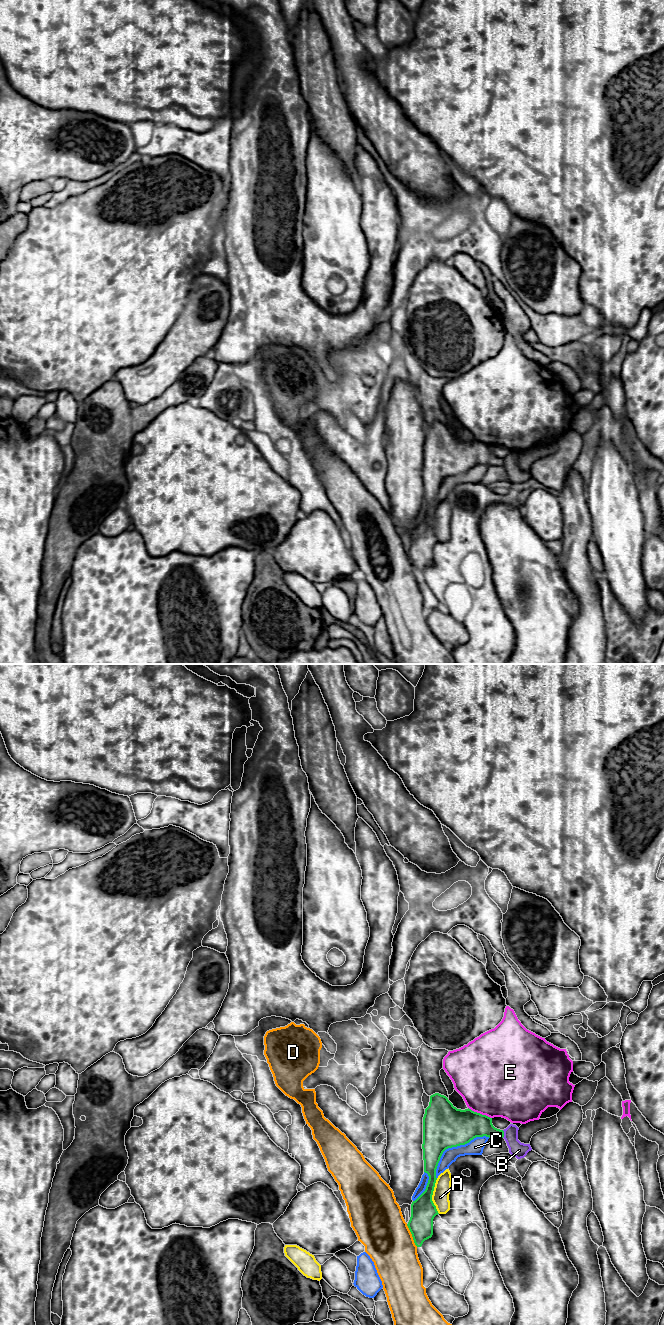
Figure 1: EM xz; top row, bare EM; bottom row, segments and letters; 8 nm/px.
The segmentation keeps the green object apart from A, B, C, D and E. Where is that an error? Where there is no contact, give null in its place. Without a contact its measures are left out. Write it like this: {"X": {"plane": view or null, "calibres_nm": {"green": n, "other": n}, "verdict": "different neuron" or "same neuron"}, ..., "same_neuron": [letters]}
{"A": {"plane": "xz", "calibres_nm": {"green": 200, "other": 140}, "verdict": "different neuron"}, "B": {"plane": "xz", "calibres_nm": {"green": 200, "other": 130}, "verdict": "different neuron"}, "C": {"plane": "xz", "calibres_nm": {"green": 360, "other": 130}, "verdict": "different neuron"}, "D": {"plane": "xz", "calibres_nm": {"green": 200, "other": 380}, "verdict": "different neuron"}, "E": {"plane": "xz", "calibres_nm": {"green": 320, "other": 500}, "verdict": "different neuron"}, "same_neuron": []}

